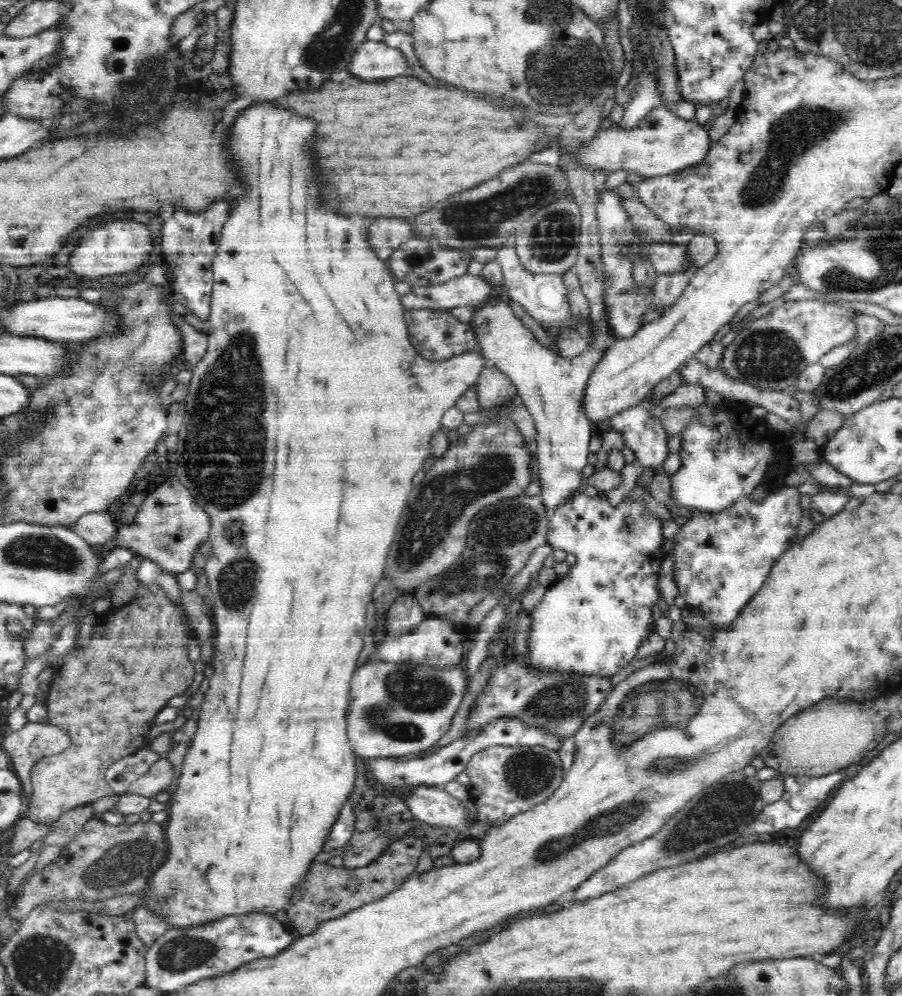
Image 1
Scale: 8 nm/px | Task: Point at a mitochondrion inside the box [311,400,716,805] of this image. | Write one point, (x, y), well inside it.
(451, 496)

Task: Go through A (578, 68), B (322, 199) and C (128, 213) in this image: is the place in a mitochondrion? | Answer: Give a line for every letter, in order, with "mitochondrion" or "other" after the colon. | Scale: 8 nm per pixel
A: mitochondrion
B: other
C: other

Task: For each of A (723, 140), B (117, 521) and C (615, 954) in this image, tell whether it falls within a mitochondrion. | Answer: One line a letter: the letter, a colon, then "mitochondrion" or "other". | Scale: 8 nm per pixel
A: other
B: other
C: other

